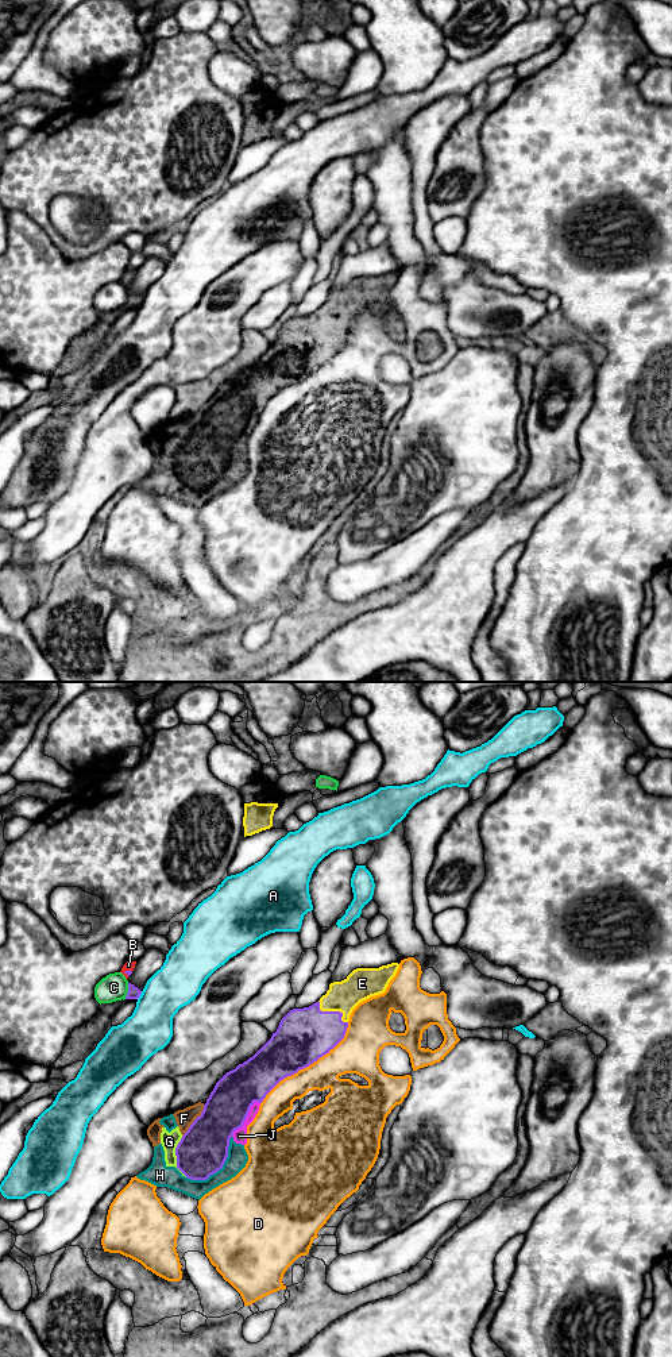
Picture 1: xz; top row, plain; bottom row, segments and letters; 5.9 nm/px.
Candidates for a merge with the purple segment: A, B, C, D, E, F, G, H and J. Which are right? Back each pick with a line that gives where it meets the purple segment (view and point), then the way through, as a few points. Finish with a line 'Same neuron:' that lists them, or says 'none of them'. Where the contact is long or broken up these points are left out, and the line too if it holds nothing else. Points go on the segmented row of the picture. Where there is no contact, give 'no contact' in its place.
B: contact xz (127, 971)
E: contact xz (332, 1012)
F: contact xz (194, 1121)
G: contact xz (176, 1155)
H: contact xz (219, 1169)
J: contact xz (246, 1117)
Same neuron: B, E, F, G, H, J

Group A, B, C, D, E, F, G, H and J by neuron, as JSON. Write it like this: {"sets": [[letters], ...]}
{"sets": [["A"], ["B", "E", "F", "G", "H", "J"], ["C"], ["D"]]}

